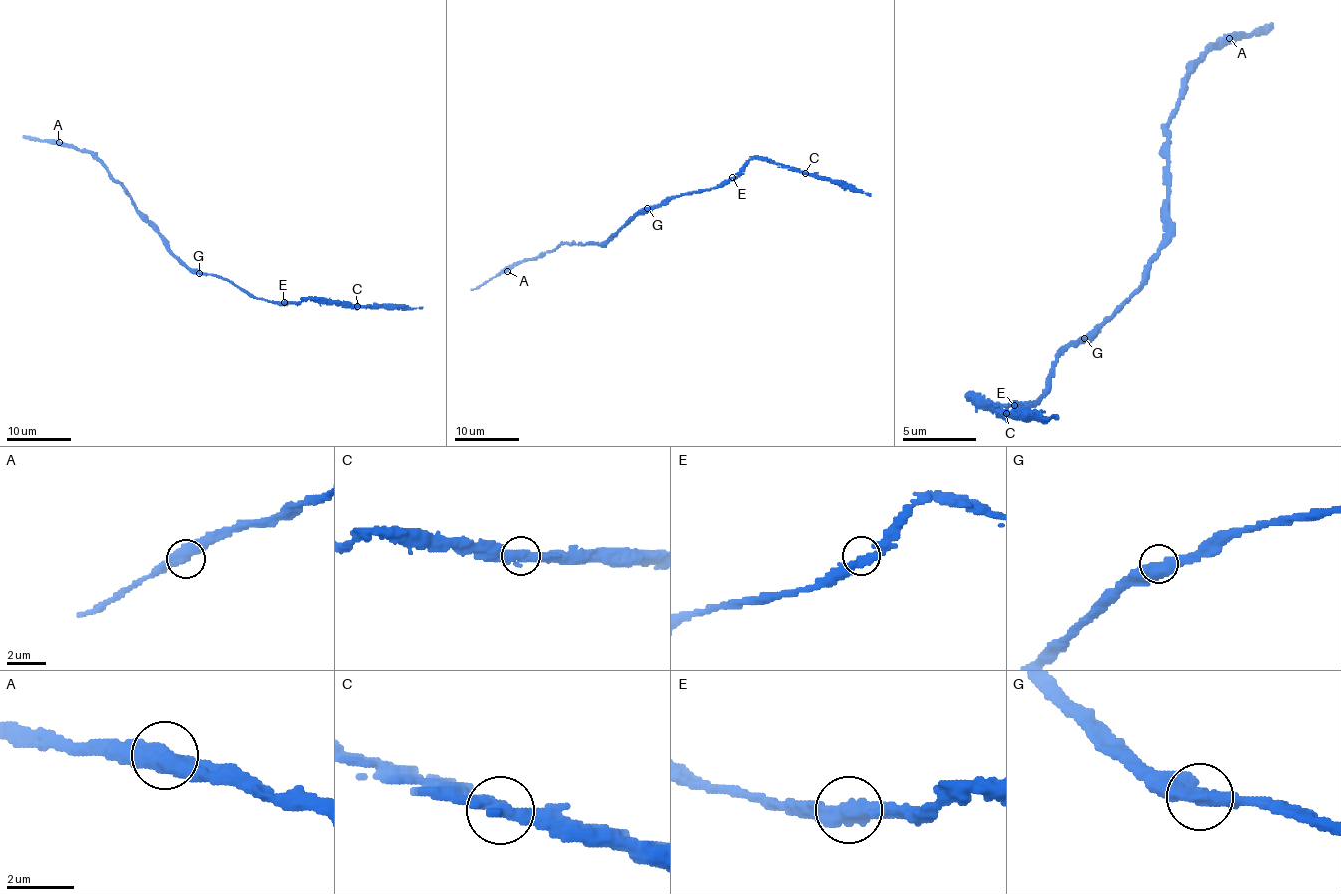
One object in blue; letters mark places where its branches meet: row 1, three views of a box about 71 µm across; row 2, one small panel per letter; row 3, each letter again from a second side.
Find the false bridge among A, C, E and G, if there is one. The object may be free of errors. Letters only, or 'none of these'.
none of these

